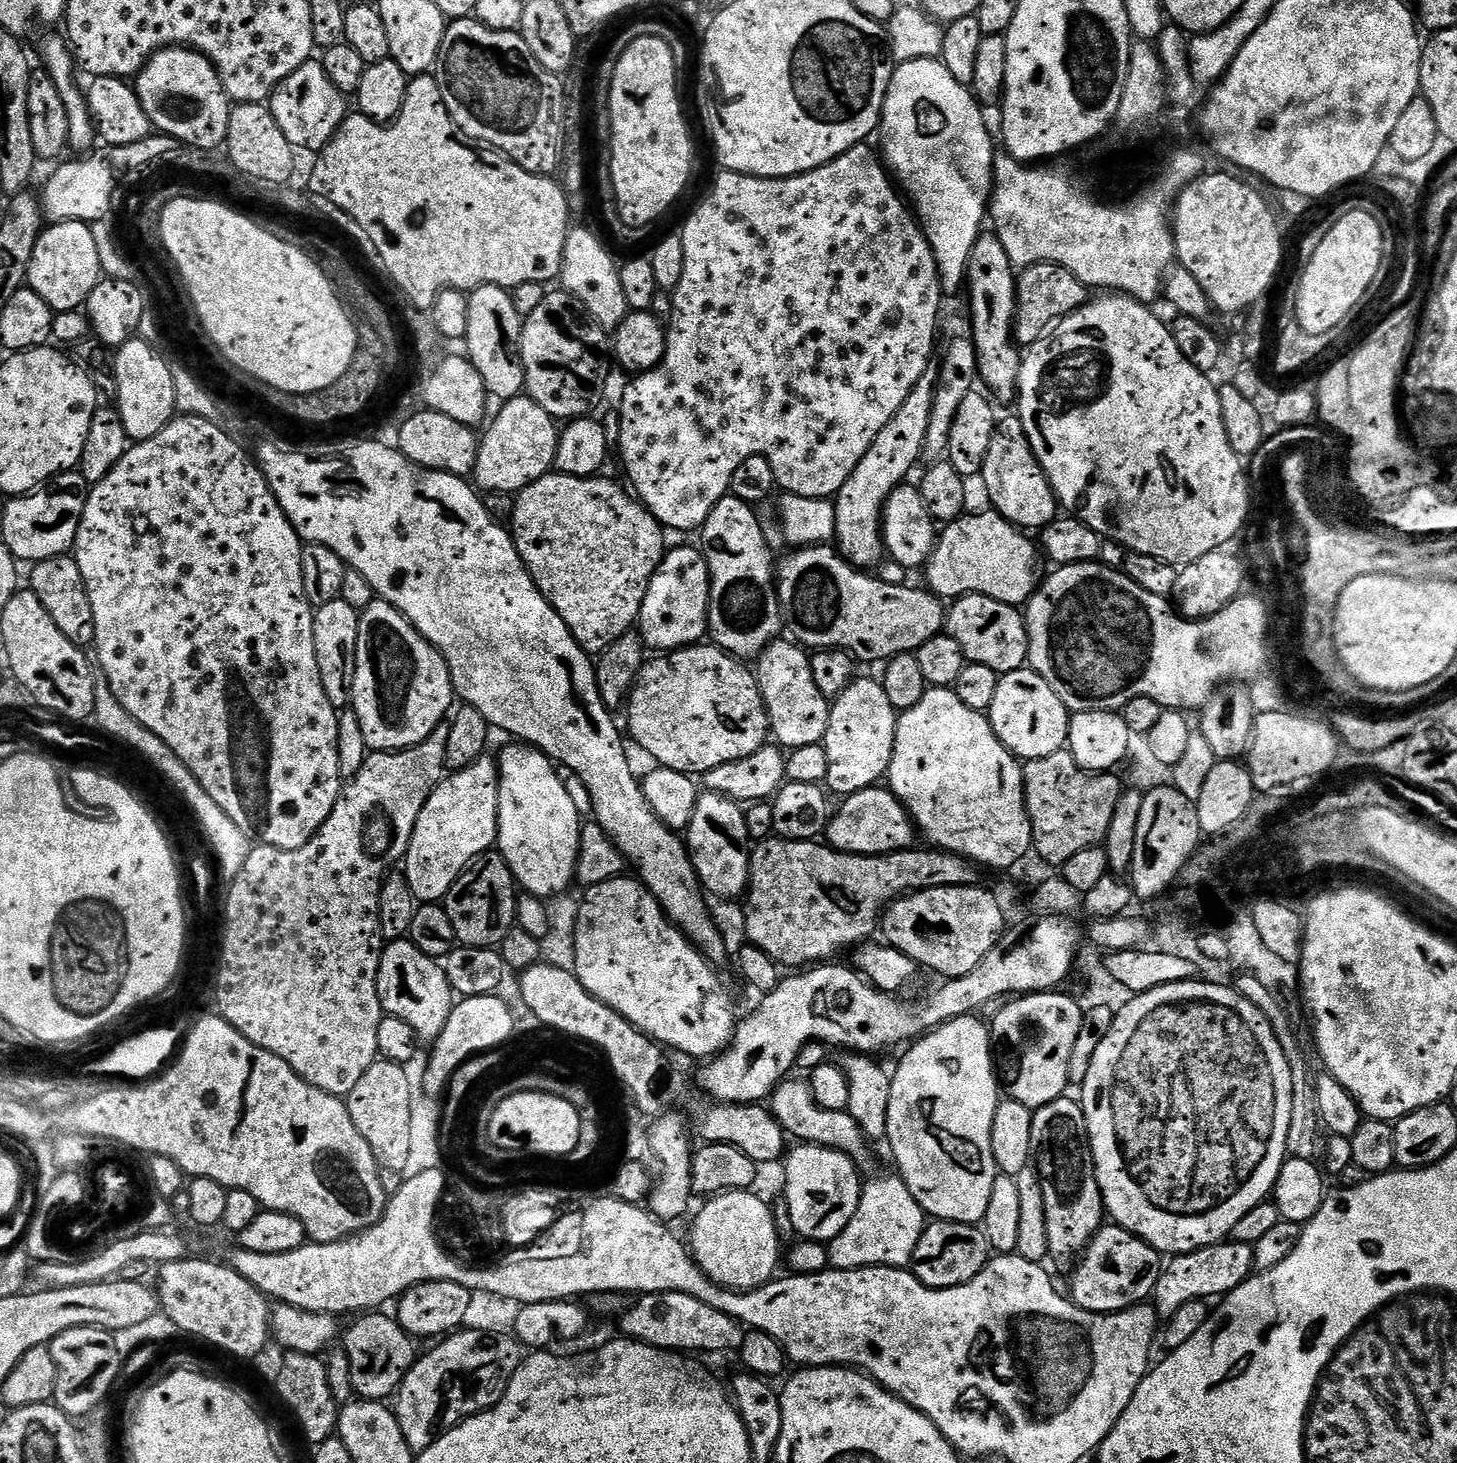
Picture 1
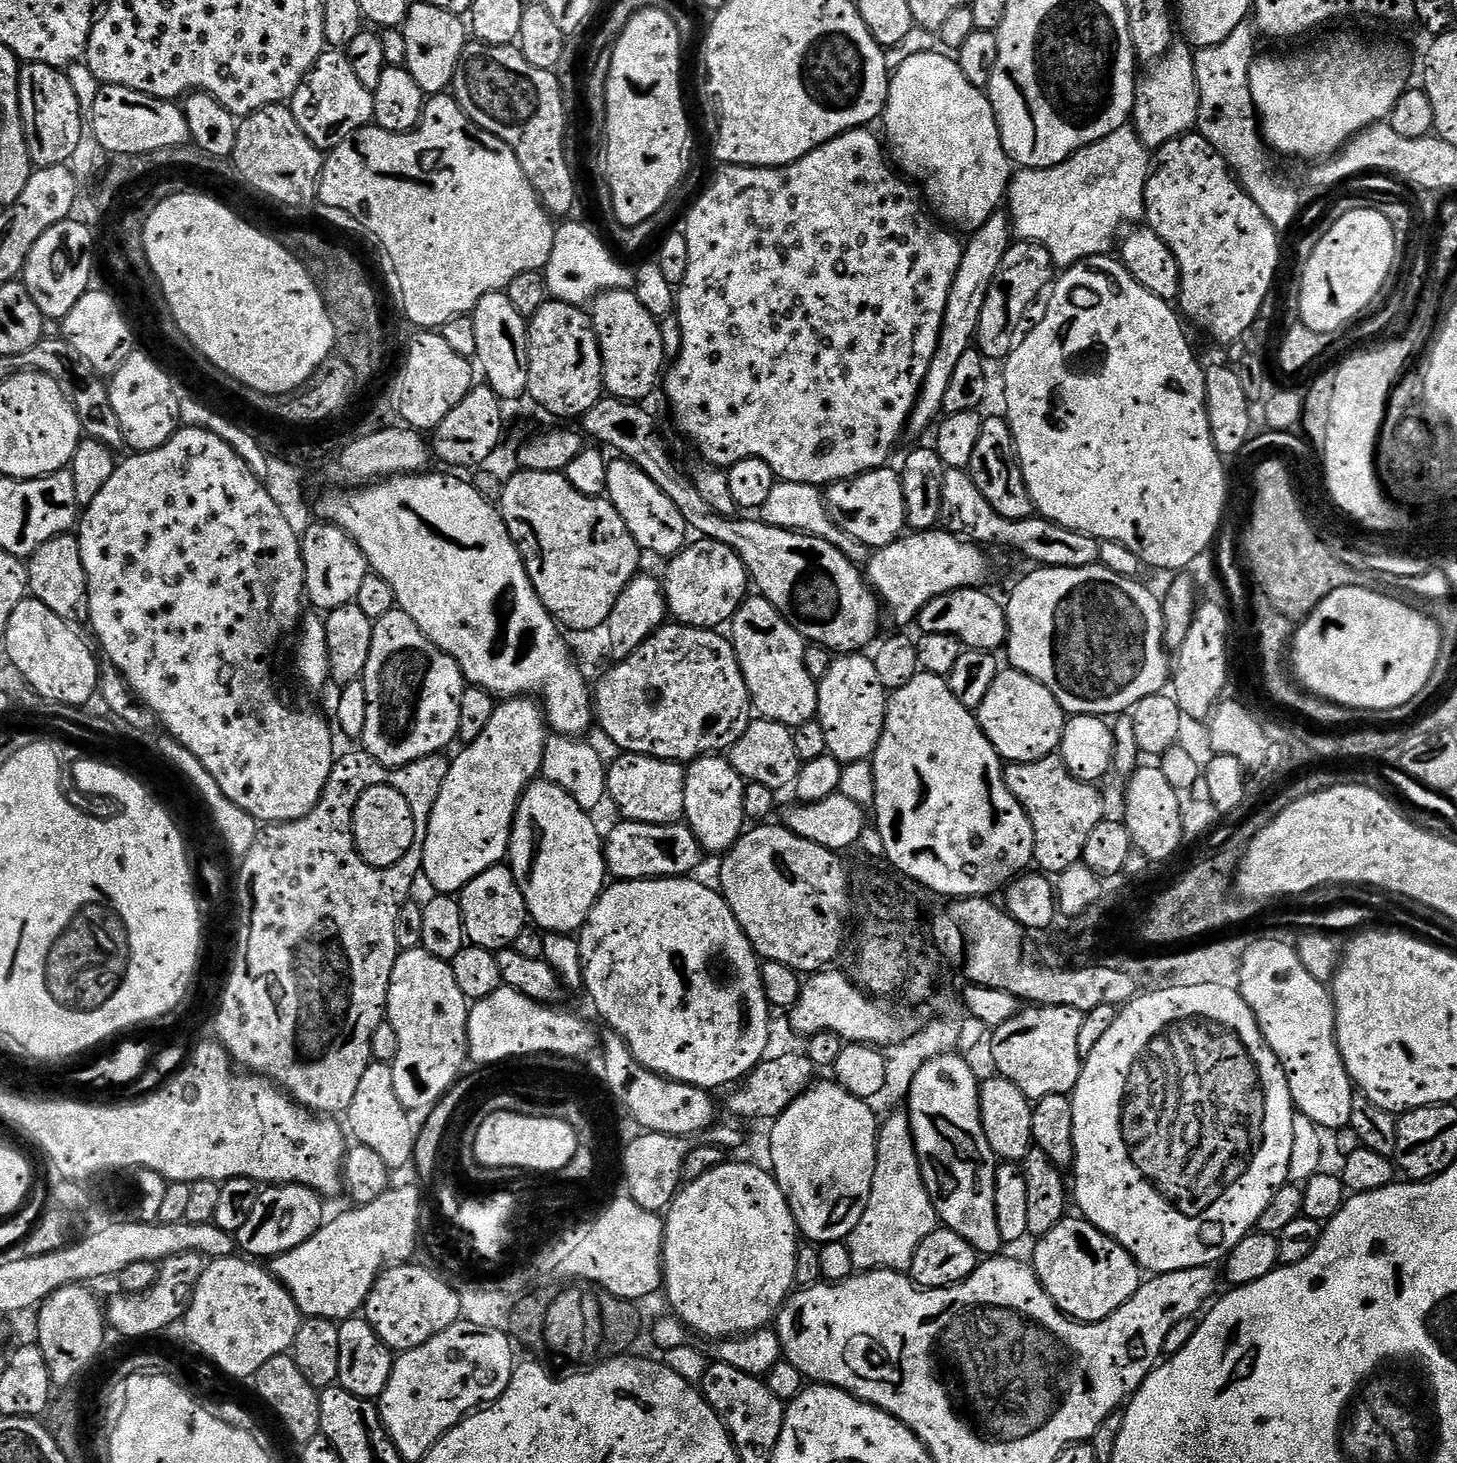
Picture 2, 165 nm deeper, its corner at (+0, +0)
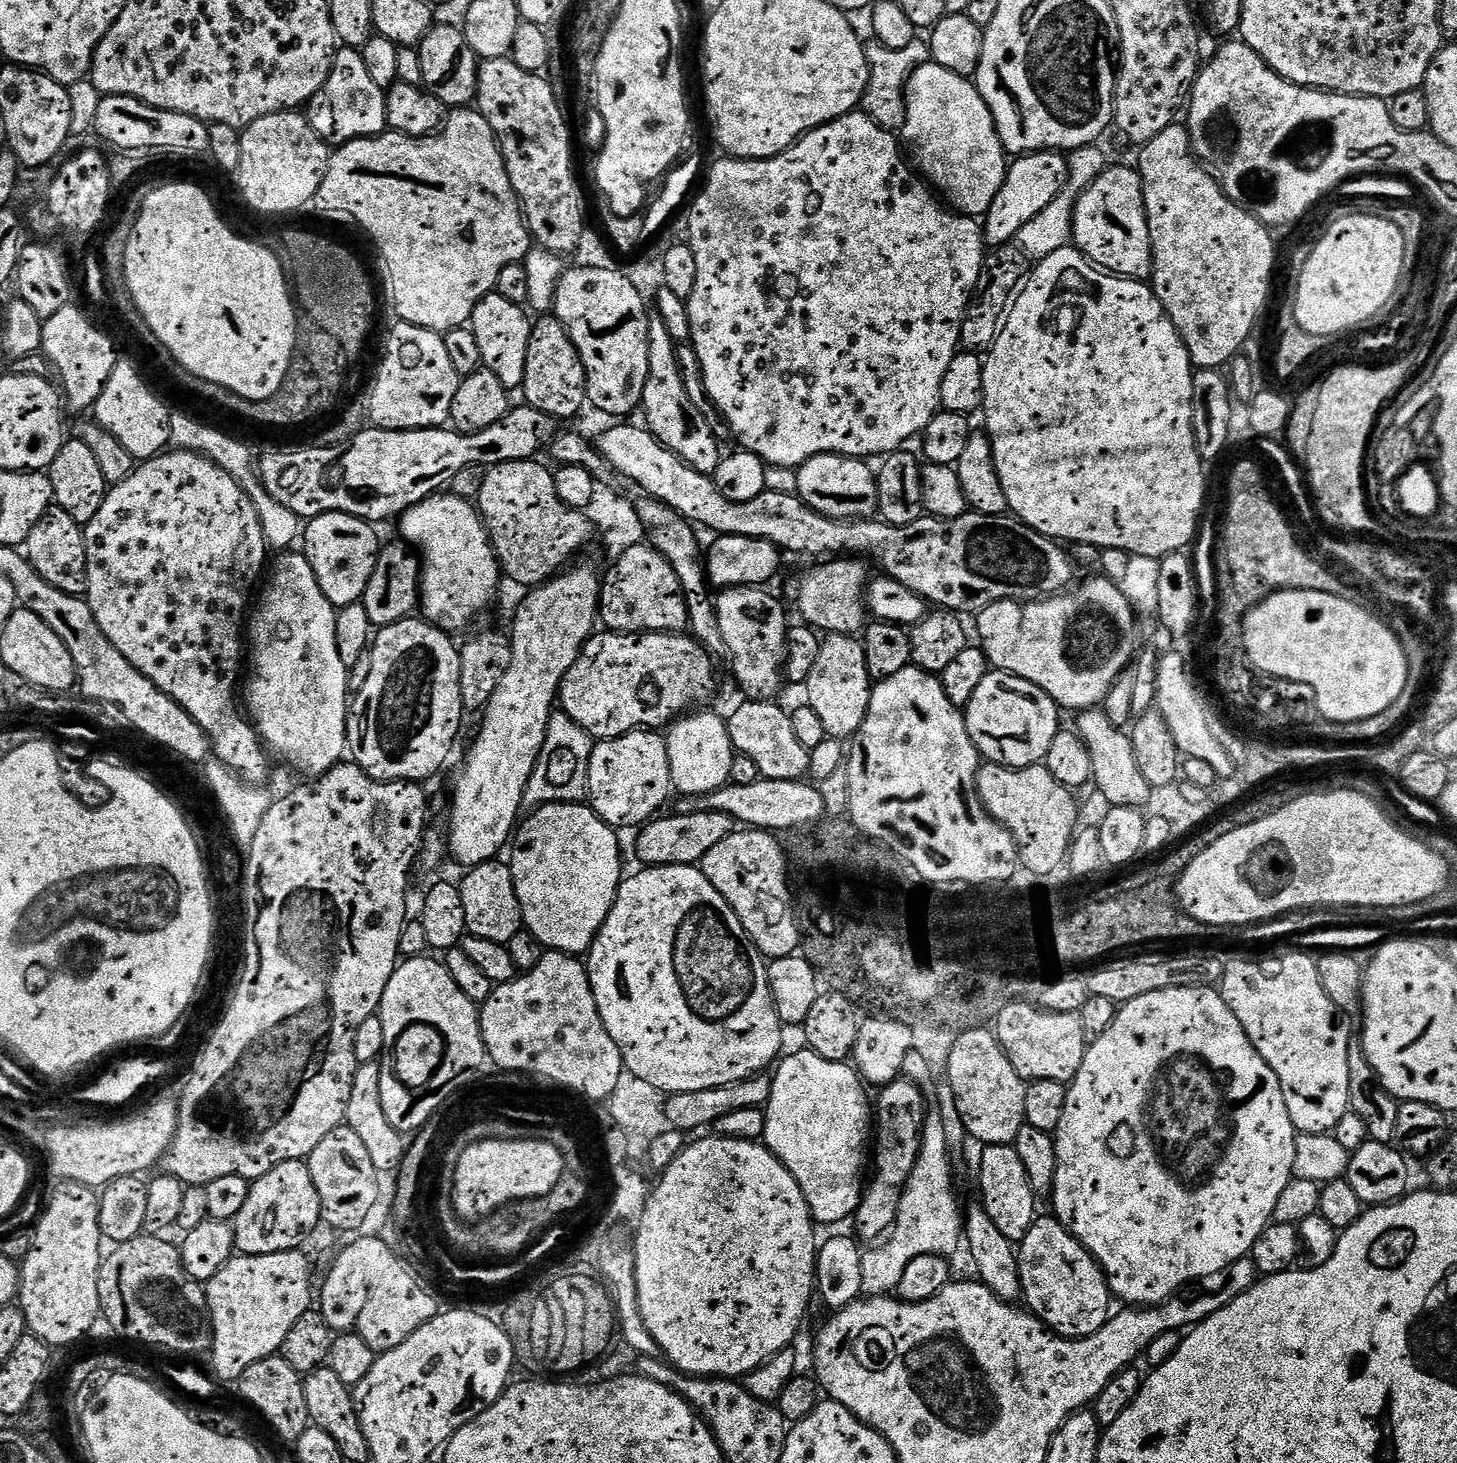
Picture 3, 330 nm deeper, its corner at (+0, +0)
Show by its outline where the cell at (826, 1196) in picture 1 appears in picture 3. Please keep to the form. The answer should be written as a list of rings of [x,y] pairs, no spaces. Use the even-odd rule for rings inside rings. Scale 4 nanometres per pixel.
[[[810,1050],[803,1051],[804,1052],[796,1052],[793,1056],[786,1057],[787,1055],[785,1055],[783,1059],[779,1061],[778,1067],[775,1069],[774,1075],[772,1076],[772,1093],[768,1099],[766,1111],[764,1113],[765,1130],[762,1140],[767,1148],[784,1163],[786,1170],[790,1170],[790,1174],[794,1174],[798,1186],[802,1186],[802,1194],[810,1206],[813,1221],[820,1226],[823,1226],[823,1224],[840,1224],[843,1220],[851,1221],[853,1217],[855,1217],[858,1206],[860,1205],[860,1199],[864,1197],[864,1190],[866,1187],[864,1155],[866,1155],[867,1152],[869,1155],[870,1152],[870,1133],[874,1128],[874,1112],[870,1107],[870,1096],[868,1100],[869,1089],[866,1087],[864,1081],[860,1079],[859,1072],[856,1071],[851,1063],[830,1062],[826,1058],[822,1058]]]

